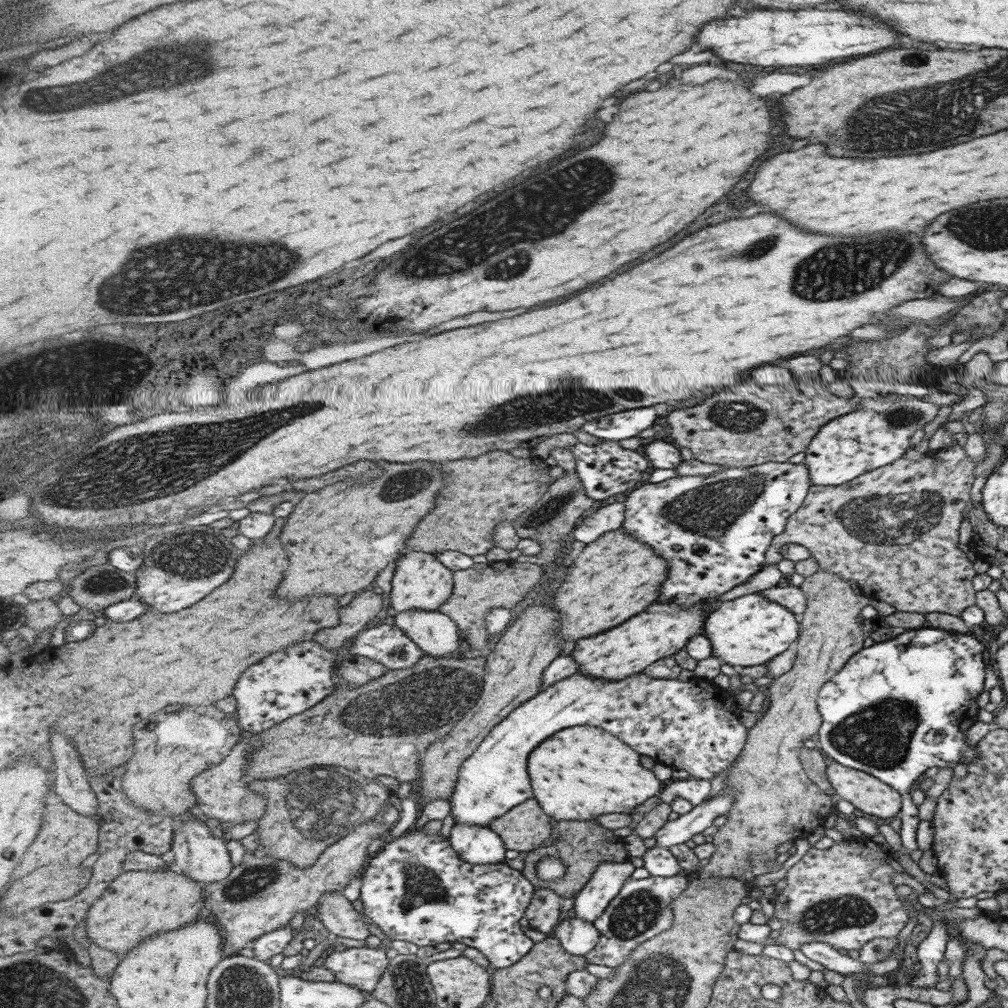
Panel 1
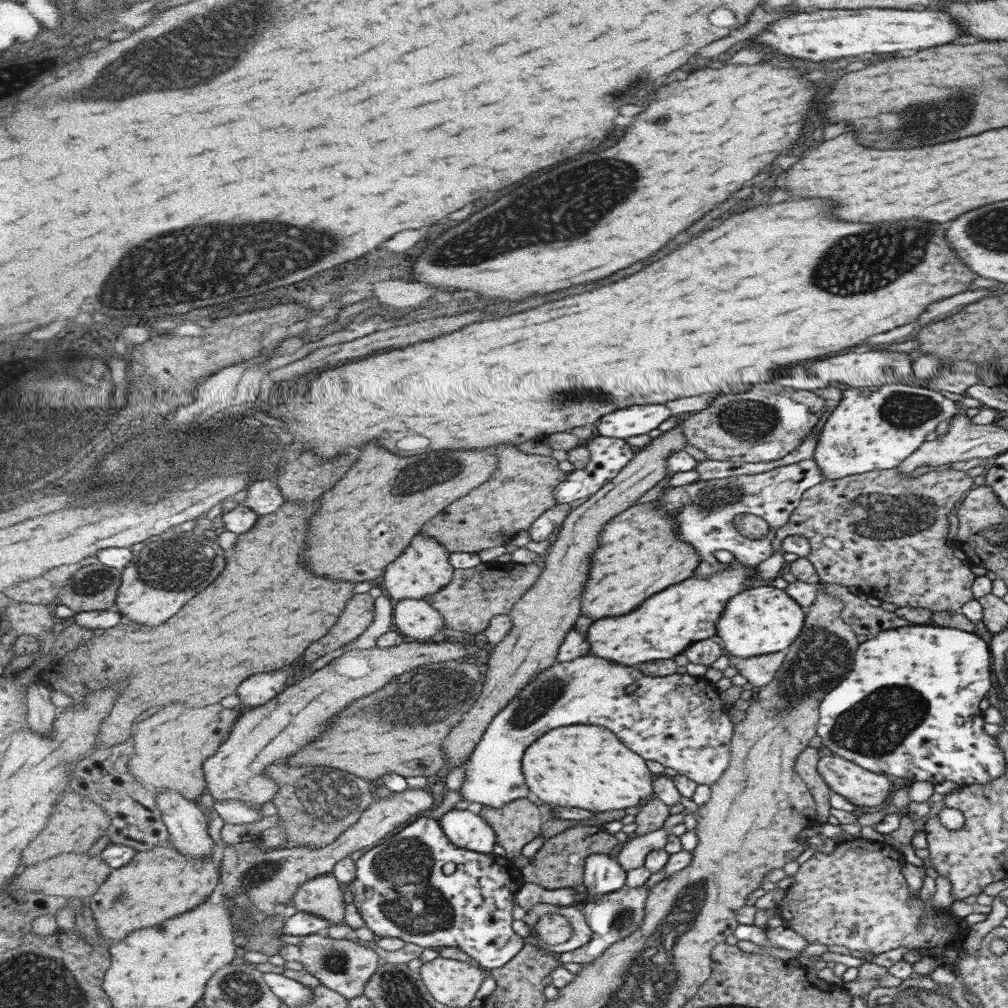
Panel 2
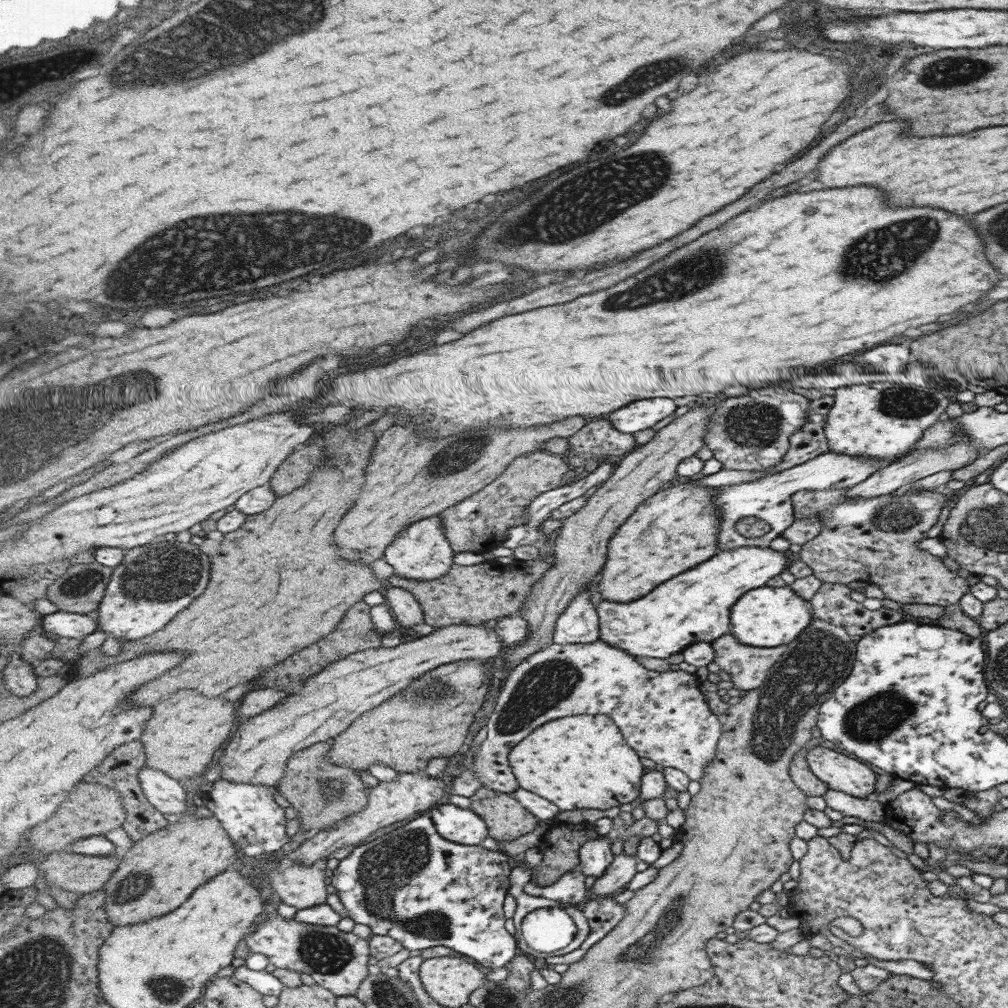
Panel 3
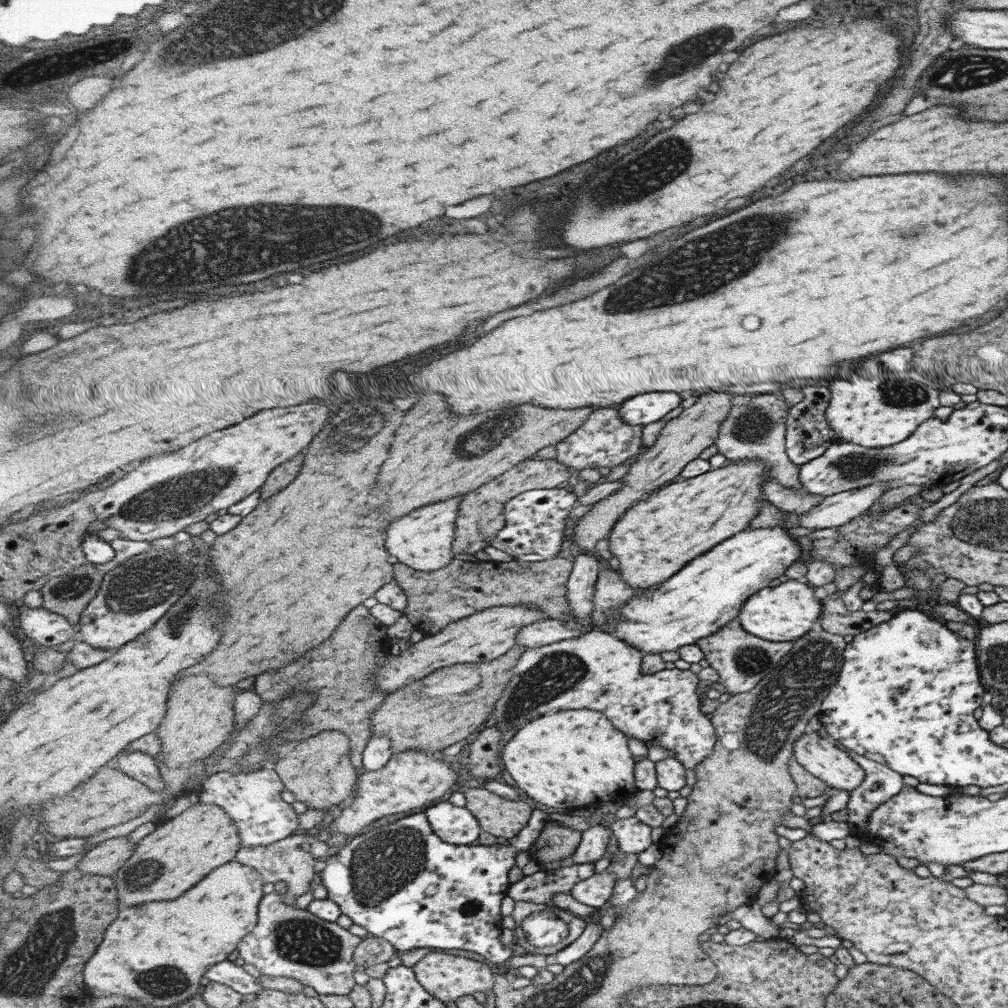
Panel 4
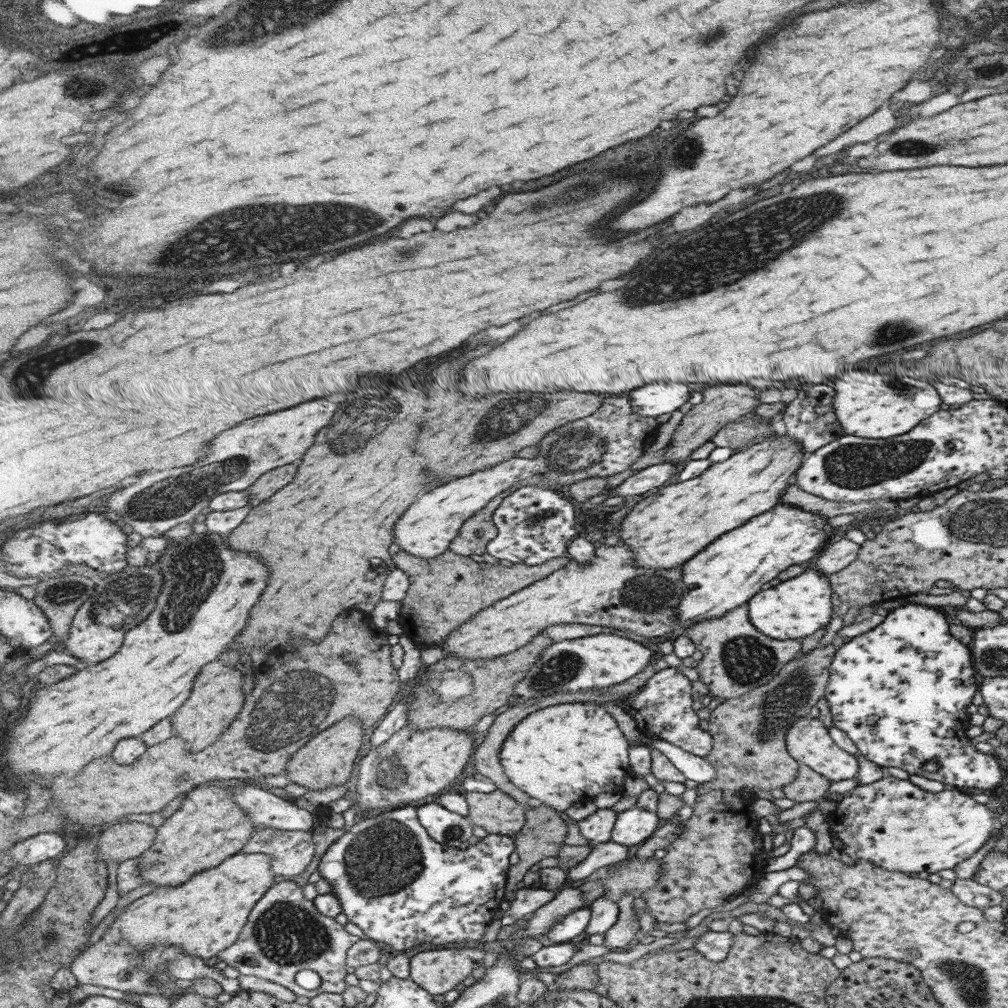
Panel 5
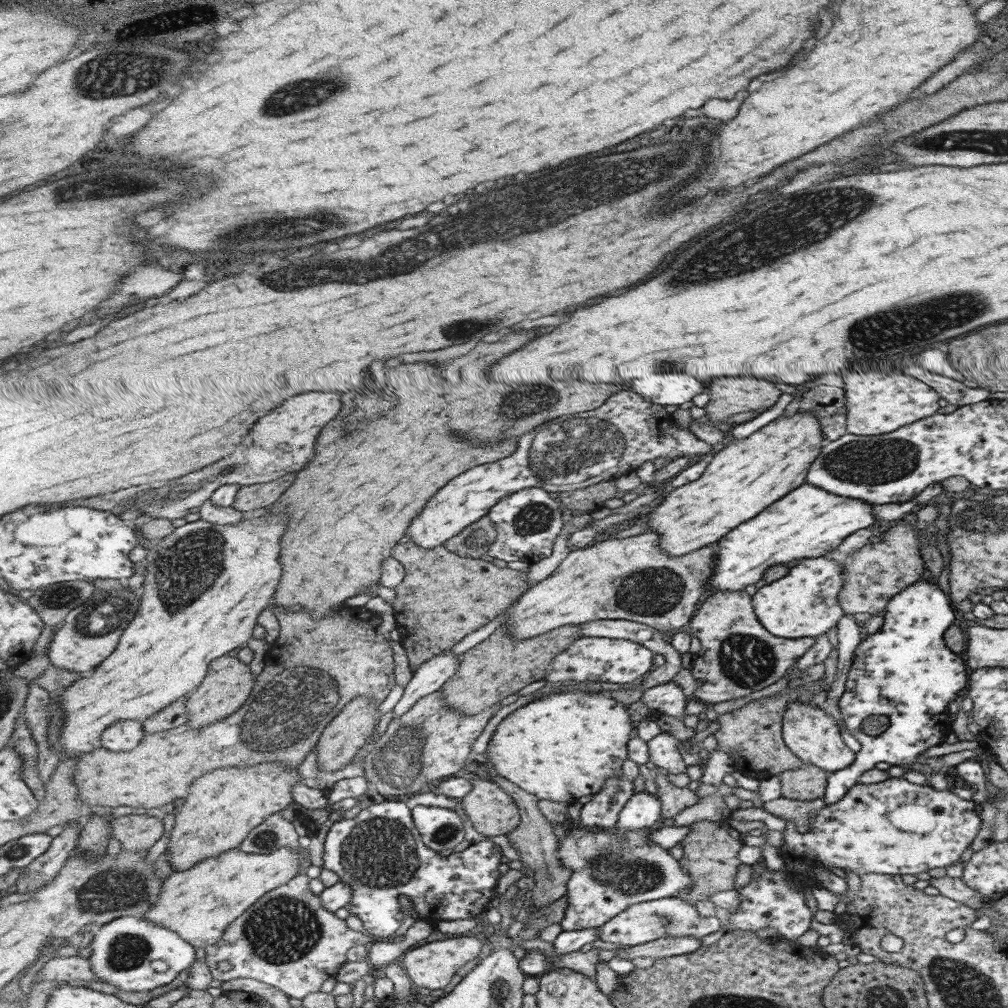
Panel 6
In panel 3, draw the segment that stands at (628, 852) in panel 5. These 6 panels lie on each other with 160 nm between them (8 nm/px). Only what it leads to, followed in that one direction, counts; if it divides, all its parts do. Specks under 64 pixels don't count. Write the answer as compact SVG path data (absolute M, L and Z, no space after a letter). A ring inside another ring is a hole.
M575 868L571 872L563 873L561 878L549 886L540 885L532 879L526 883L524 891L531 896L541 896L562 904L579 904L587 896L585 877L578 868Z

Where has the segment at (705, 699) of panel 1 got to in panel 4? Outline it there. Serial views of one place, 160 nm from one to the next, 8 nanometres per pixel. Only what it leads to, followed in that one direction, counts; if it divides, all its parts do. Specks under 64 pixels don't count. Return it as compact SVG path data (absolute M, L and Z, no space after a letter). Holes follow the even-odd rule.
M599 628L578 638L528 649L517 663L513 680L497 701L493 712L495 725L504 733L517 734L523 726L541 718L543 714L555 714L573 708L598 710L605 713L605 716L615 722L614 725L628 737L632 736L643 741L648 748L663 747L673 751L672 757L680 760L686 770L696 770L701 762L713 754L719 741L712 719L701 712L702 698L697 694L697 688L703 682L697 673L680 668L665 669L655 674L642 674L641 664L646 654L645 651L631 646L626 640L616 638Z

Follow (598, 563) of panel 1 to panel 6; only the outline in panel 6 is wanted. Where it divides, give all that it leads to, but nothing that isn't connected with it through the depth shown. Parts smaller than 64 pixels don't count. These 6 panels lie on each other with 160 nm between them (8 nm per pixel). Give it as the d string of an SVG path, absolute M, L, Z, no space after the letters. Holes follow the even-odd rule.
M795 411L789 417L780 415L746 438L733 440L721 449L699 480L669 491L665 500L658 503L657 508L646 511L641 520L645 520L649 532L661 534L661 550L667 555L681 557L705 549L705 546L720 542L741 523L756 517L769 505L773 505L773 502L780 501L782 497L786 497L802 485L809 465L818 456L824 443L824 436L815 415L799 411Z

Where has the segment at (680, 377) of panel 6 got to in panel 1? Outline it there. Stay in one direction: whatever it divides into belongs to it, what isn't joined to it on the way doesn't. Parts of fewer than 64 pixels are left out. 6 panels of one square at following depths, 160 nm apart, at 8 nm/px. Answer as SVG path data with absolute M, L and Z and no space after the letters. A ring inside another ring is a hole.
M645 407L593 419L584 424L582 429L602 440L627 440L643 431L651 430L651 426L655 424L657 418L659 416L657 416L655 408Z

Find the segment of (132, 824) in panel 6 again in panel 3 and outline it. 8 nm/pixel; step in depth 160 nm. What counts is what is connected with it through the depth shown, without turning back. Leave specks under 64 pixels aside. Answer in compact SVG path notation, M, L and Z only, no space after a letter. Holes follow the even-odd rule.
M63 850L45 856L41 872L71 892L82 895L95 893L105 888L116 873L122 859L121 852L115 855L84 855Z

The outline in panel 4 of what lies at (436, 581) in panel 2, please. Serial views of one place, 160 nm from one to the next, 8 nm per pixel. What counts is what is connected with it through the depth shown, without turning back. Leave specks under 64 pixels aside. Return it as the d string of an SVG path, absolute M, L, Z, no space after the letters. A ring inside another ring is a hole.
M464 496L449 498L445 502L437 502L433 506L423 506L413 514L393 522L389 526L389 552L399 558L405 566L413 570L437 571L445 569L453 559L453 543L456 540L456 521L460 514L461 502Z

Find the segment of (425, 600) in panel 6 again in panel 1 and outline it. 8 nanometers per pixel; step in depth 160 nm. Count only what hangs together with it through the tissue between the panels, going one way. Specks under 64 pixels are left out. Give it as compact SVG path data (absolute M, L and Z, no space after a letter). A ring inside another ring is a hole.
M503 561L475 564L472 569L454 572L456 586L451 598L442 606L441 612L451 617L468 638L470 645L482 653L489 650L489 632L485 626L487 613L494 608L515 608L543 576L541 566L525 562Z

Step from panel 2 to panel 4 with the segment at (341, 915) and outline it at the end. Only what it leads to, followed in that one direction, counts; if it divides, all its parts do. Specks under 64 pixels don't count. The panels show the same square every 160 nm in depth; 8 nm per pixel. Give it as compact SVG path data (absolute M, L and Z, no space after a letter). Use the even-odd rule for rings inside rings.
M293 834L287 840L270 844L269 846L241 847L235 860L241 864L256 868L262 874L266 883L277 884L277 882L284 882L287 888L285 898L294 899L309 890L315 874L319 874L320 867L330 858L329 844L327 844L324 838L309 834Z

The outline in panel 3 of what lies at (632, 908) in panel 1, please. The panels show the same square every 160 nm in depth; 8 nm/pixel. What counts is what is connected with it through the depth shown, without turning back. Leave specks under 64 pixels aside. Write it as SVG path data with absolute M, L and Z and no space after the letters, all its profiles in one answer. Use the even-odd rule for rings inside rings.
M615 895L599 896L585 904L583 911L591 924L591 933L576 951L546 958L550 967L556 964L570 965L573 962L579 962L599 940L603 940L624 920L625 908L623 904L617 903L614 897Z

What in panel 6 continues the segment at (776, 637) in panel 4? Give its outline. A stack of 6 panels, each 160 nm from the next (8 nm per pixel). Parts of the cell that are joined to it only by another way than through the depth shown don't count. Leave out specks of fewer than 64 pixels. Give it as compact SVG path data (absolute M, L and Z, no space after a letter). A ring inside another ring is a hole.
M824 556L805 558L790 564L789 572L767 586L761 586L751 597L761 626L777 638L817 638L837 625L844 612L837 600L842 586L841 563Z

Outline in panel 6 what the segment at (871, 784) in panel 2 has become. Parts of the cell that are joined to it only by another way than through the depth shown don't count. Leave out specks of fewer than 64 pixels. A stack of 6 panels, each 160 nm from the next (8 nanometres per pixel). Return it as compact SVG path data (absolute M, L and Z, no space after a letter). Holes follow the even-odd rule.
M792 702L784 710L781 727L785 746L797 755L803 764L817 766L827 774L843 770L852 764L854 753L843 743L833 717L825 714L819 705L816 707L815 704L810 706L808 703Z

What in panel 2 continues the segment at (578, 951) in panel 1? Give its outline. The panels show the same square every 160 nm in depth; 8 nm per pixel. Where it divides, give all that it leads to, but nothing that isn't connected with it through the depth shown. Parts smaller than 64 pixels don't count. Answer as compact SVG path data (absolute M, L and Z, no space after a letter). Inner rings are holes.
M547 903L533 904L520 920L529 929L530 939L535 940L537 947L553 954L562 955L580 949L592 940L594 933L584 911L577 910L573 906L555 906Z

